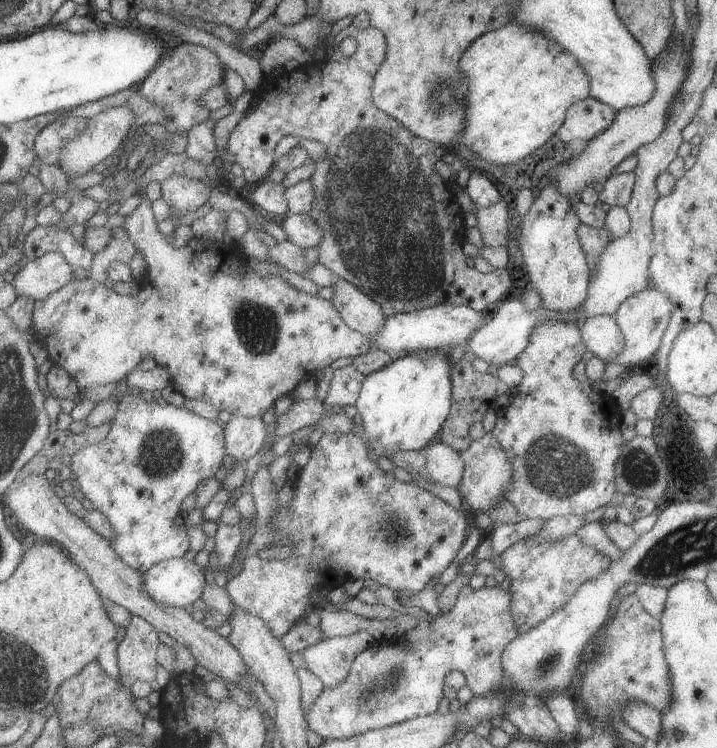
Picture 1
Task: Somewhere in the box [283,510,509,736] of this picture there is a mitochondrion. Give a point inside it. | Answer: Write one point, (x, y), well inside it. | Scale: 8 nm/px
(391, 682)

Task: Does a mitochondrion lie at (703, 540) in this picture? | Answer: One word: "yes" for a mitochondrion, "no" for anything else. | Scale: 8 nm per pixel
yes

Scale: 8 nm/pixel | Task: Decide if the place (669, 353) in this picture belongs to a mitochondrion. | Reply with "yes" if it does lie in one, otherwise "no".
no

